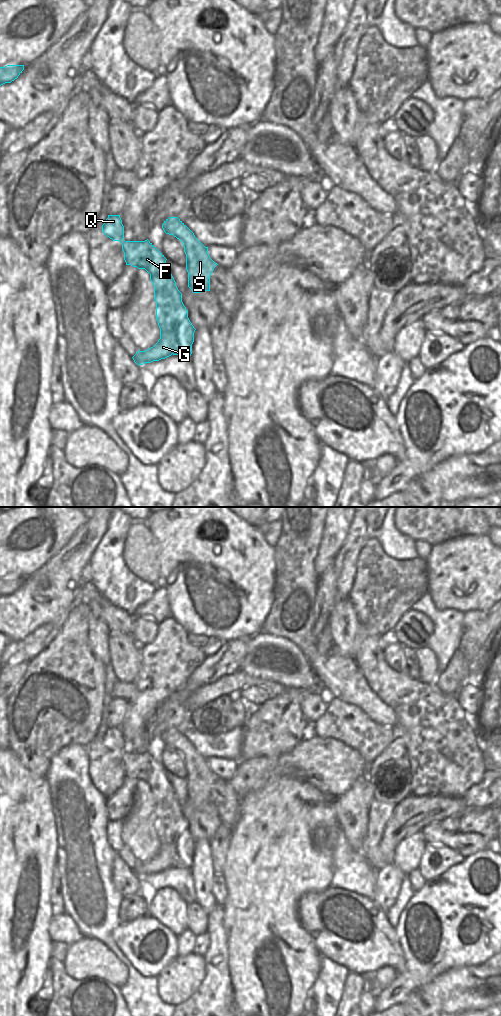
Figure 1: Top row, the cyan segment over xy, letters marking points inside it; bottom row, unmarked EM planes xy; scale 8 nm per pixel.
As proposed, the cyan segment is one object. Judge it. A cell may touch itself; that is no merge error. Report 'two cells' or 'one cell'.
two cells

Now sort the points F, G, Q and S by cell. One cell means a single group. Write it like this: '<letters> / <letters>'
F Q / G S

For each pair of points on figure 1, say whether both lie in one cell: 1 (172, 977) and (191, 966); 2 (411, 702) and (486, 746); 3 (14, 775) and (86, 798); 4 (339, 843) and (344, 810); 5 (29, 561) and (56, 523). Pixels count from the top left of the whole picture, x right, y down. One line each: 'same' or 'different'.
1: same
2: different
3: different
4: different
5: same

